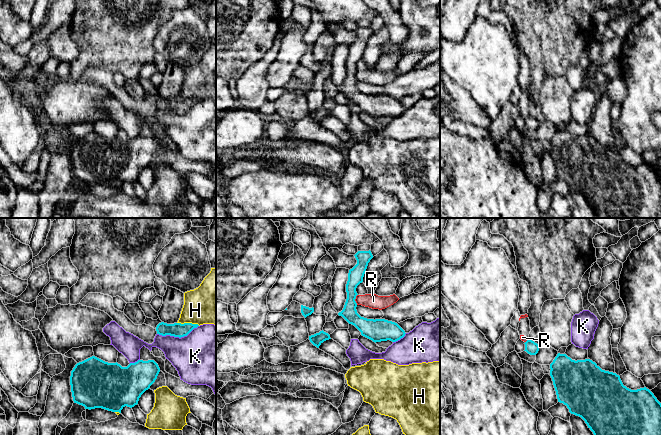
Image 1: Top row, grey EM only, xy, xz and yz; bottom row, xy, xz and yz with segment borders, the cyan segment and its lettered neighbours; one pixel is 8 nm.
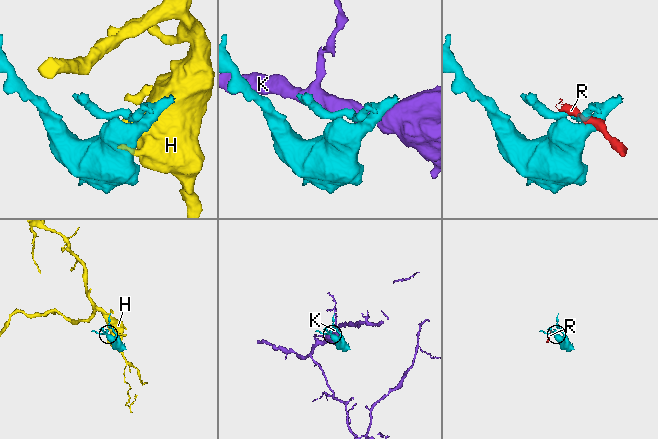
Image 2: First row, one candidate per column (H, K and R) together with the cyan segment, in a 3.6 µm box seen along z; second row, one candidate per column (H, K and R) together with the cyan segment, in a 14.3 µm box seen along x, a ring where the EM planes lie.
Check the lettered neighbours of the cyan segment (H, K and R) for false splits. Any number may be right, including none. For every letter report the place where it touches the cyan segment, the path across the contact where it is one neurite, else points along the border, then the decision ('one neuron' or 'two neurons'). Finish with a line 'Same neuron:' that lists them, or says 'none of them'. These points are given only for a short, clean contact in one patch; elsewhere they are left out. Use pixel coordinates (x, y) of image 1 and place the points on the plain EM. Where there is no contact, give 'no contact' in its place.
H: contact xy (188, 99); two neurons
K: contact xy (177, 112); border xy (198, 101), (186, 111), (180, 113), (157, 110); two neurons
R: contact xz (355, 74); border xz (357, 70), (356, 80); two neurons
Same neuron: none of them

